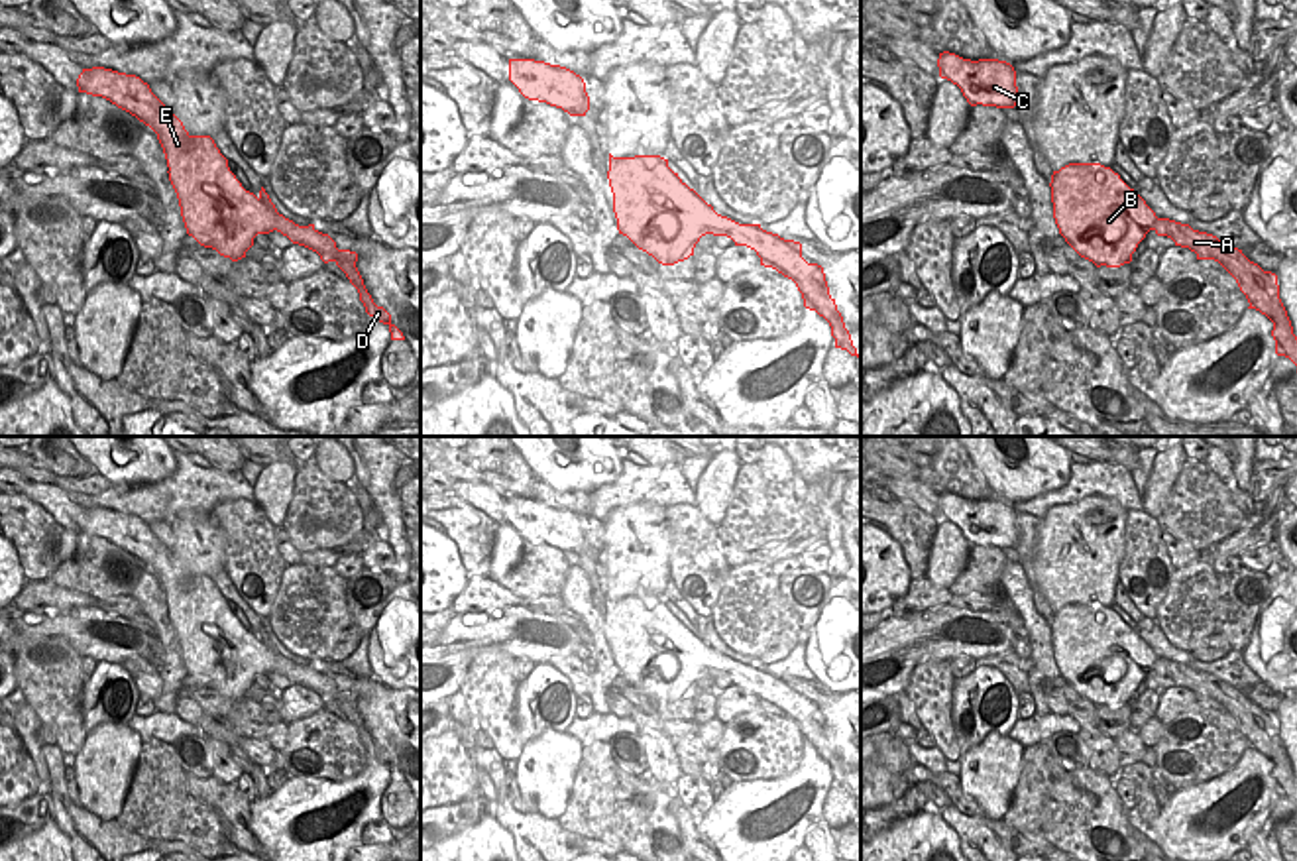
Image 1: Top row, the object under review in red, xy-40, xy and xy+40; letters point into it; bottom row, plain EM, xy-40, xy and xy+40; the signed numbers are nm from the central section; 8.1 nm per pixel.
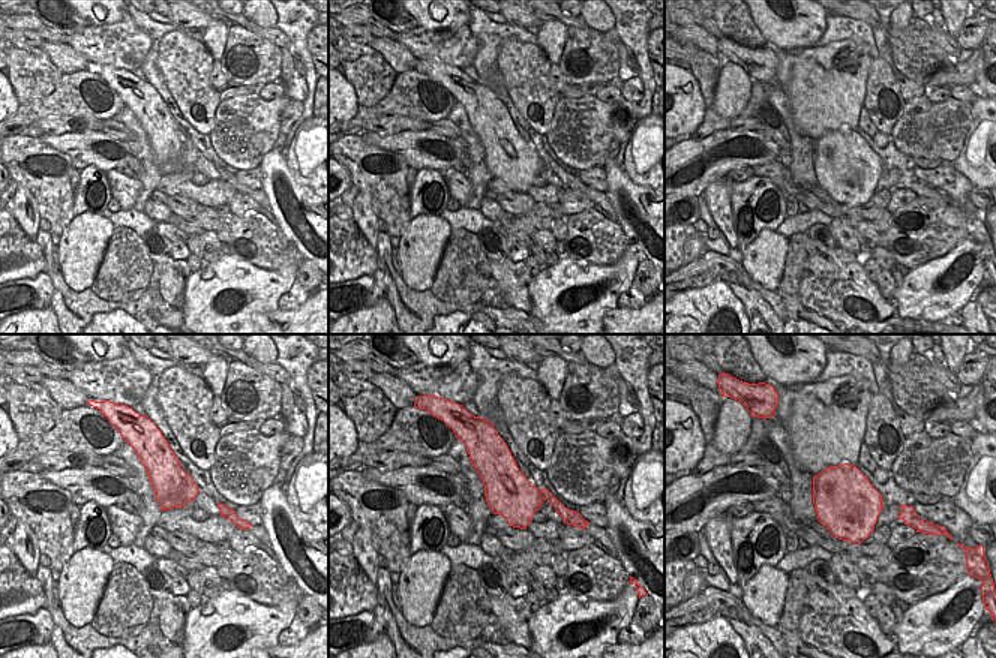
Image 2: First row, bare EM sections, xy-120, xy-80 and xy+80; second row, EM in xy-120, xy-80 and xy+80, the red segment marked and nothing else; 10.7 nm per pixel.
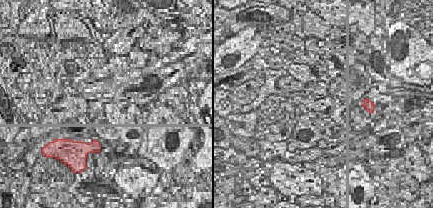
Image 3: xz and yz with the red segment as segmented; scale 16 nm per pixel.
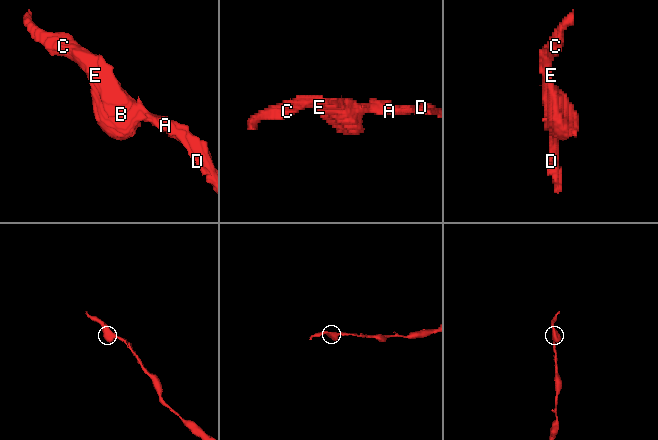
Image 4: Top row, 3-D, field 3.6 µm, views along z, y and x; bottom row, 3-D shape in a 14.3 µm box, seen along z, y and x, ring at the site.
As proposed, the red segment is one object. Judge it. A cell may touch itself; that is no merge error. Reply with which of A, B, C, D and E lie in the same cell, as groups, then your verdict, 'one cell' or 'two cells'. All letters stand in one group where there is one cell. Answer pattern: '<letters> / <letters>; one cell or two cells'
A B C D E; one cell

